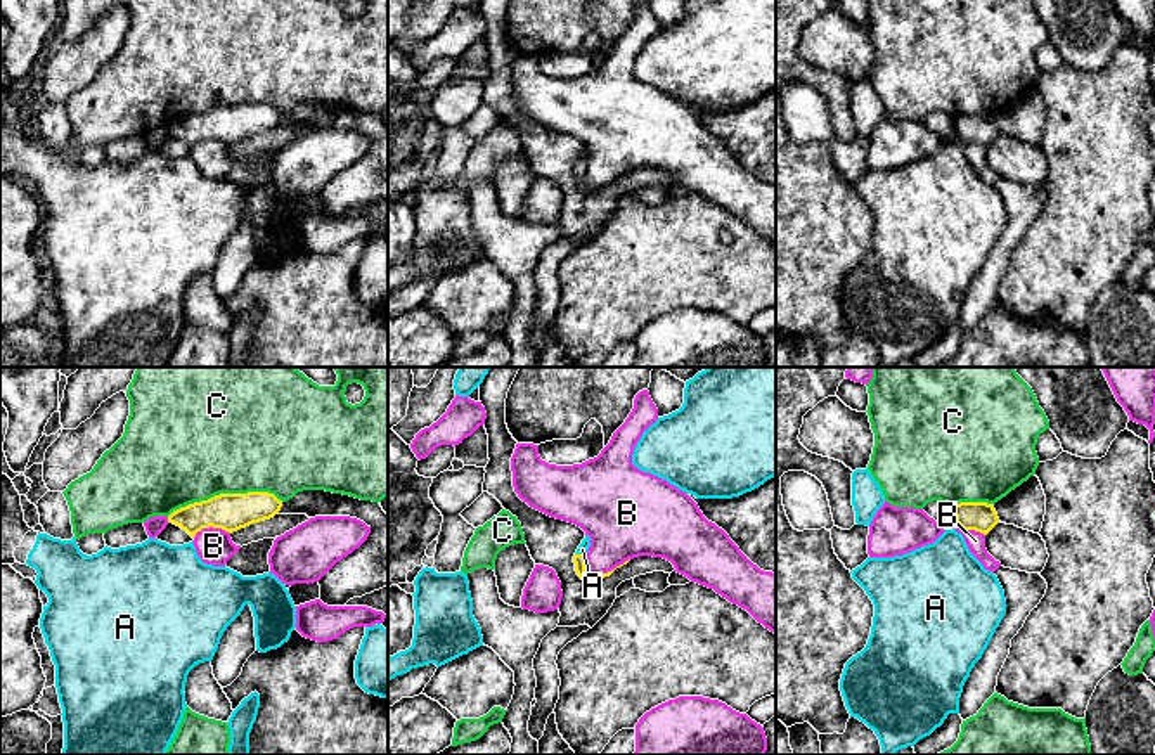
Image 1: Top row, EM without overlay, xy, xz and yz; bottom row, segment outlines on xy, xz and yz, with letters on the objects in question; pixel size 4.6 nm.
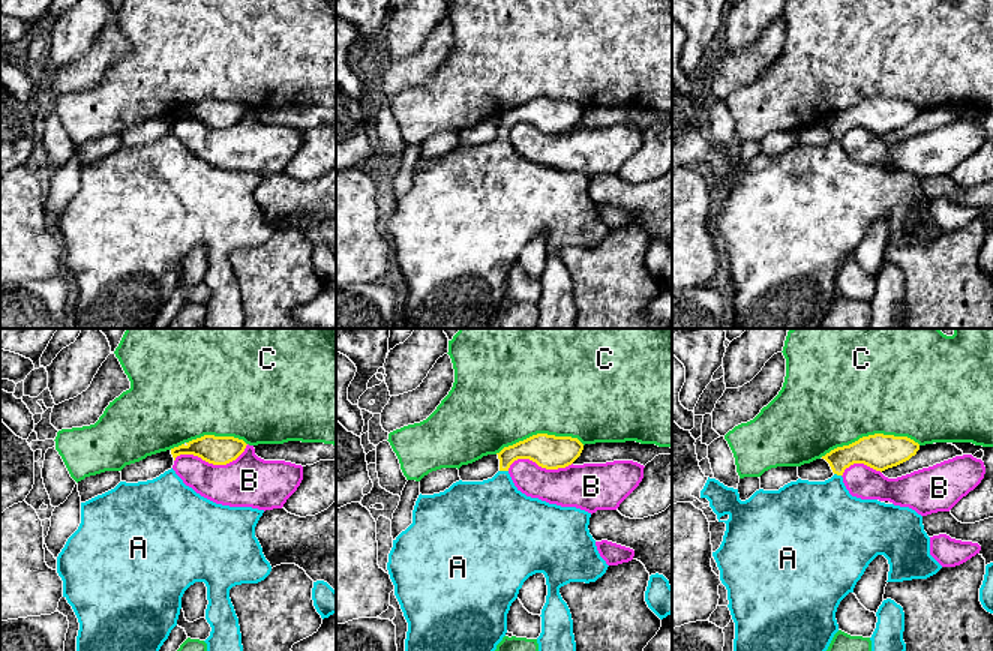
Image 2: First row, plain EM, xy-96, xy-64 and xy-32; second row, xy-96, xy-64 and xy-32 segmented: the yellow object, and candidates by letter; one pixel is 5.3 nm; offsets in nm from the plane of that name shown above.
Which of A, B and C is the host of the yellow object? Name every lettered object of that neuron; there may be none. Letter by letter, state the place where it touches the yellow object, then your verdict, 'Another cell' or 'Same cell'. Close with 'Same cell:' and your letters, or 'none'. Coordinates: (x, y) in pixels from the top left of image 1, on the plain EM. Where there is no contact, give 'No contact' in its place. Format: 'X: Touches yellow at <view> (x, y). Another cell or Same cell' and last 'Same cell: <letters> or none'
A: Touches yellow at xz (580, 167). Same cell
B: Touches yellow at xz (608, 184). Another cell
C: Touches yellow at xy (224, 106). Another cell
Same cell: A

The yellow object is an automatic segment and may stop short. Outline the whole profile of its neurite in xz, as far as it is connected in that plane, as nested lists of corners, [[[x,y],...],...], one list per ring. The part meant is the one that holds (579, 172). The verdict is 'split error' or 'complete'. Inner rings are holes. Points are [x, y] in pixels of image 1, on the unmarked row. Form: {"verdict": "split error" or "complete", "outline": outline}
{"verdict": "split error", "outline": [[[585,147],[585,151],[582,152],[582,156],[578,158],[578,161],[577,161],[575,168],[573,168],[573,175],[575,175],[577,187],[582,192],[599,192],[599,190],[610,189],[615,182],[611,182],[608,185],[603,185],[603,187],[590,187],[585,182],[585,173],[587,173],[587,163],[589,163],[589,159],[590,159],[590,149]]]}

